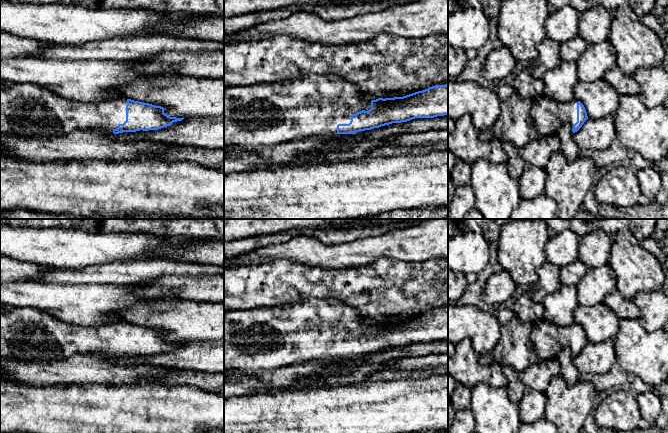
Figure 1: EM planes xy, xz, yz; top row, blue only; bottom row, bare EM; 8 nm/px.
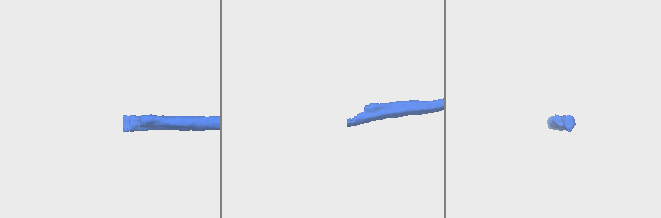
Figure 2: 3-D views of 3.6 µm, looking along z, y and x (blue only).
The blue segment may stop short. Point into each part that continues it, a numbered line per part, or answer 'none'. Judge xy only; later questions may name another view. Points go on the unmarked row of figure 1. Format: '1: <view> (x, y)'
1: xy (26, 334)

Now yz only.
1: yz (548, 339)

